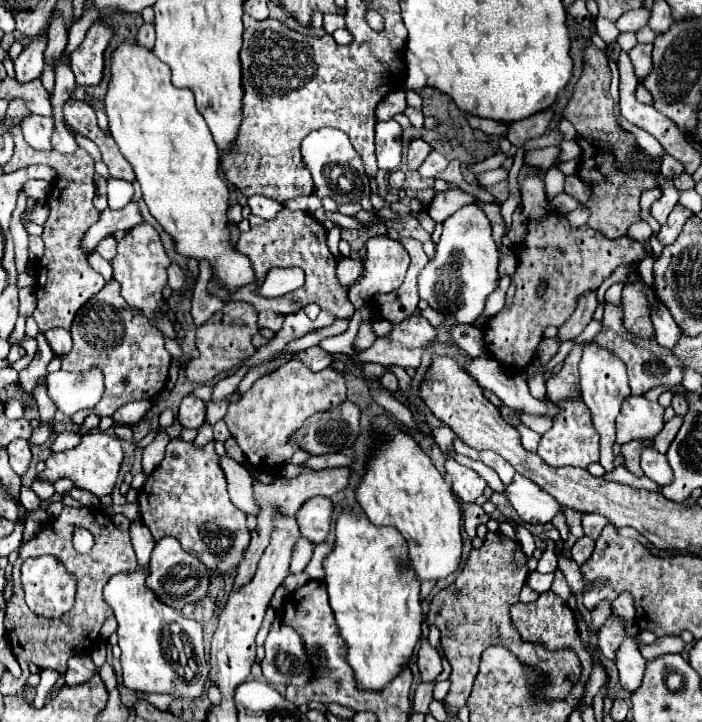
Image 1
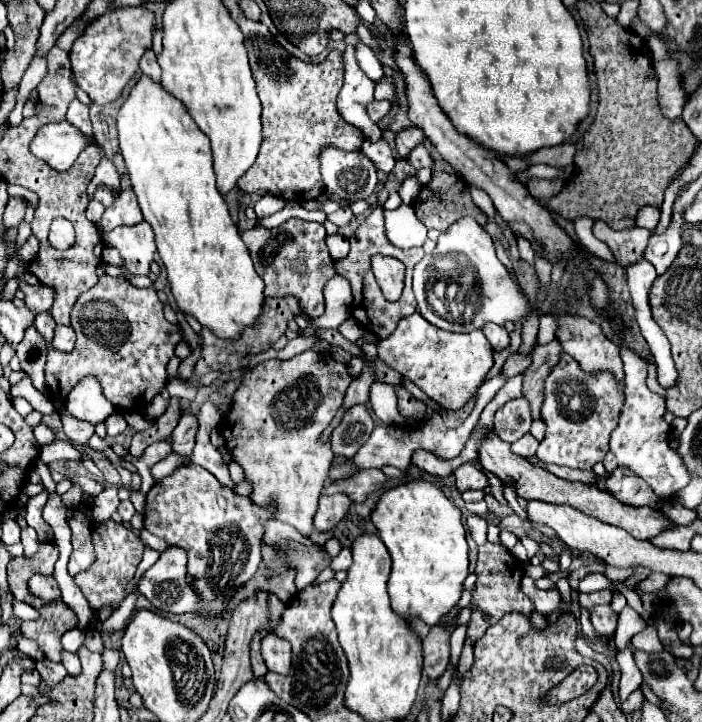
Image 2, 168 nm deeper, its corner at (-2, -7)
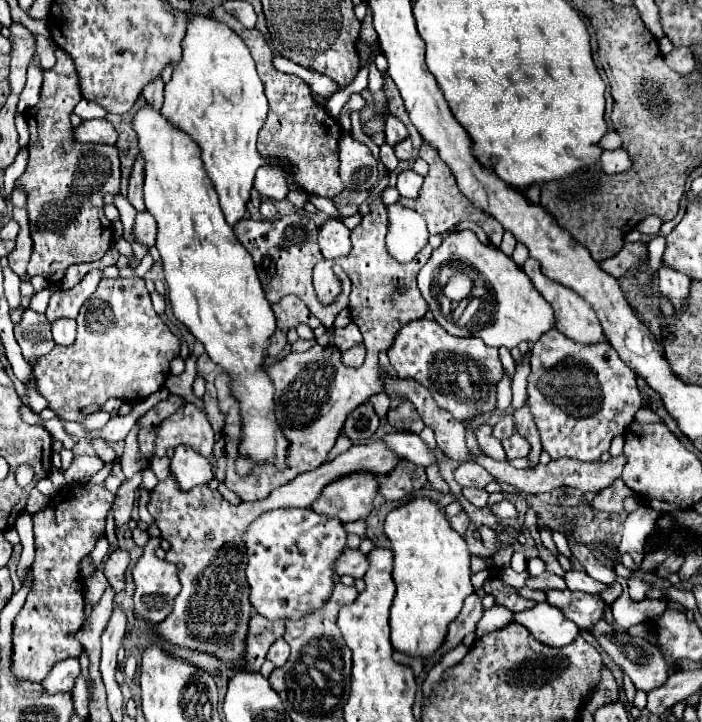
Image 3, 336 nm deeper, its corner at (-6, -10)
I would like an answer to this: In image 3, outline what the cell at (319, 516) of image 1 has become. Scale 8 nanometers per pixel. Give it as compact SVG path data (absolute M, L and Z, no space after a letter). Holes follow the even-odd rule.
M356 471L328 483L316 503L312 503L312 509L324 515L332 515L342 523L366 519L374 509L378 487L378 475Z

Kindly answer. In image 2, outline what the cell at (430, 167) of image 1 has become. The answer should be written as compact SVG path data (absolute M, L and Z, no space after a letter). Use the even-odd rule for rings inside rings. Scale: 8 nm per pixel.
M424 146L414 148L412 154L408 156L408 162L410 162L416 170L420 170L420 168L434 168L434 160L432 160L432 156L428 154L428 150L426 150Z

